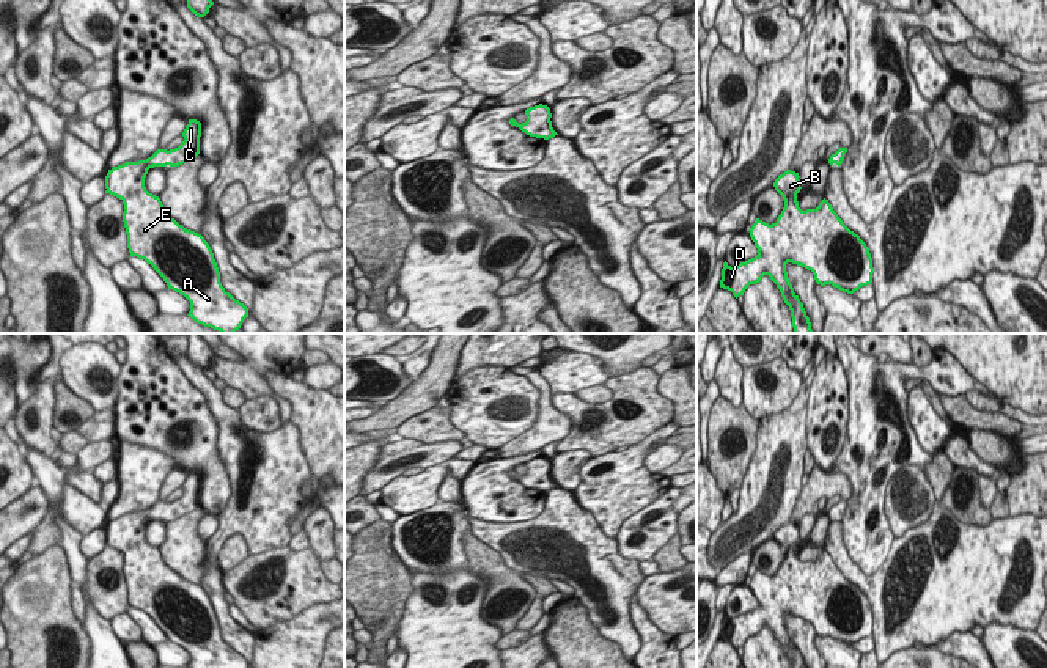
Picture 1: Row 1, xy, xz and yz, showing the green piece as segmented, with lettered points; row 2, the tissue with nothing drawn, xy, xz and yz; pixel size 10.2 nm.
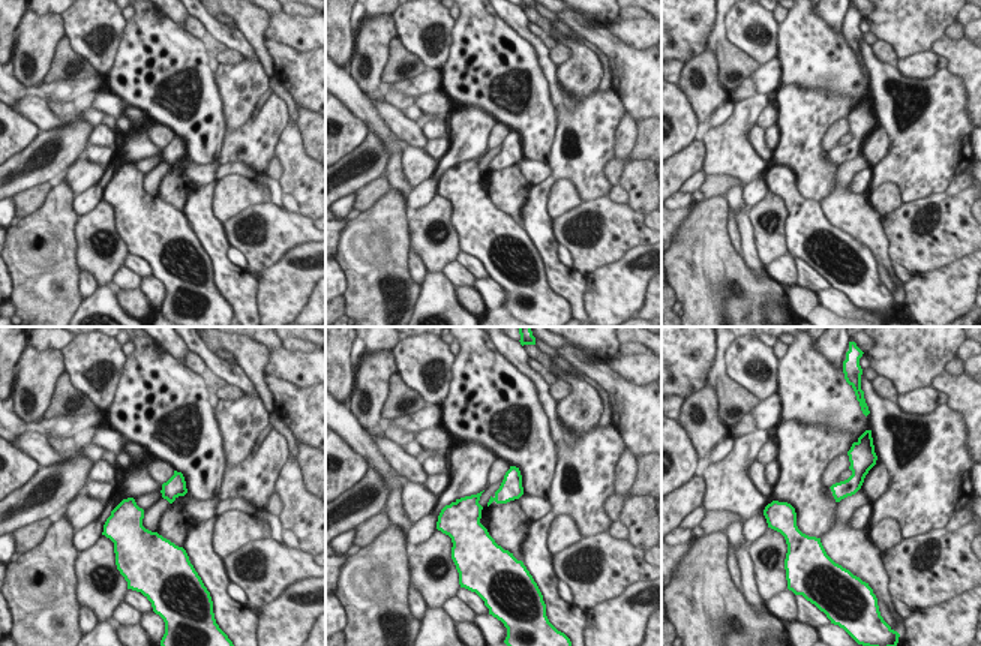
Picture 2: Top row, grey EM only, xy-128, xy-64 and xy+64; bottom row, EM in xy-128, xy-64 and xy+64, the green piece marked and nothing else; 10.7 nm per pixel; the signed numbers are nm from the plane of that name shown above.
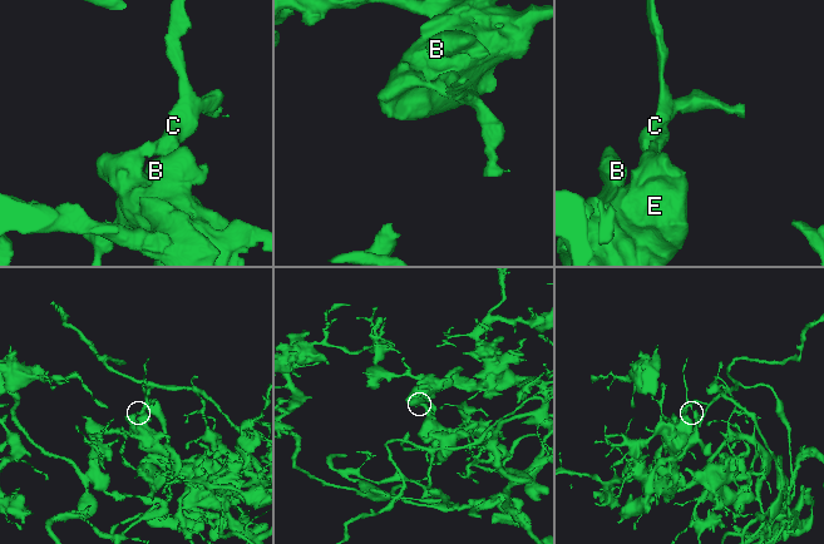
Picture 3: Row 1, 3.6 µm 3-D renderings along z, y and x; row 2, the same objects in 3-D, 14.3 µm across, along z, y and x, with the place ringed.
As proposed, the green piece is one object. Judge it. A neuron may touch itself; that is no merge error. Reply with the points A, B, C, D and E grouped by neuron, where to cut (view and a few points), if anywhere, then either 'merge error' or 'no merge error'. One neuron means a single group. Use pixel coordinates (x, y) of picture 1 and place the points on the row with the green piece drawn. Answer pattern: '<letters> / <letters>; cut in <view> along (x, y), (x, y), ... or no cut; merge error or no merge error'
A B C D E; no cut; no merge error

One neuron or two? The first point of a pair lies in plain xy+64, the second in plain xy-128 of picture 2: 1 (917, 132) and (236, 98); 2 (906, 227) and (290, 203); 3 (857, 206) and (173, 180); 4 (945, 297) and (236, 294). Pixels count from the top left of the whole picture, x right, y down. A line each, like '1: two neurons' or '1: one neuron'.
1: two neurons
2: two neurons
3: one neuron
4: two neurons

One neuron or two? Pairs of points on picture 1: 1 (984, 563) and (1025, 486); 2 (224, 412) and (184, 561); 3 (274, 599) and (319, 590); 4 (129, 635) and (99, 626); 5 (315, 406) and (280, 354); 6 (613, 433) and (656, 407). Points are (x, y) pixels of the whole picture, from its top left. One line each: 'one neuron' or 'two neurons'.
1: two neurons
2: two neurons
3: one neuron
4: two neurons
5: two neurons
6: one neuron

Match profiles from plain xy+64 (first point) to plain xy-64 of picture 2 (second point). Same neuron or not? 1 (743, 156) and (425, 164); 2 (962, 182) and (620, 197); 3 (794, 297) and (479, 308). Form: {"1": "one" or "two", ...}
{"1": "one", "2": "one", "3": "one"}

